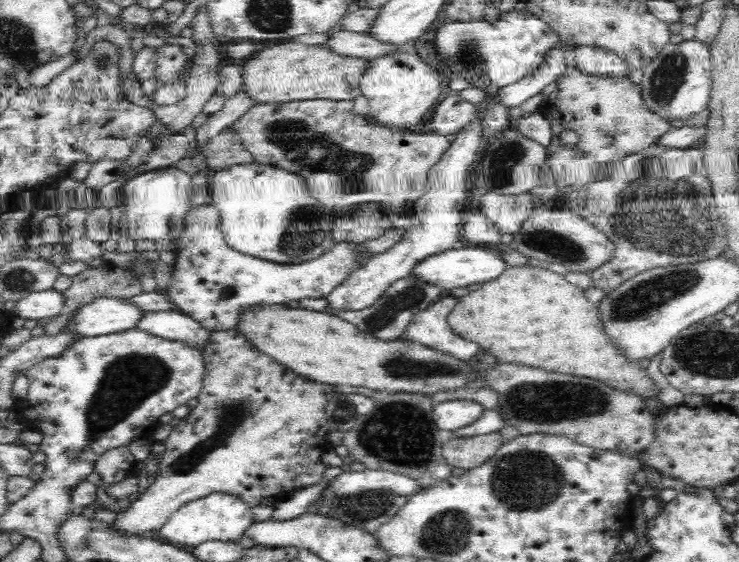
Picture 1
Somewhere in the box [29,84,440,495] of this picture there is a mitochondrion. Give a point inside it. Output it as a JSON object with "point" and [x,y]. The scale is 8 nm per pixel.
{"point":[131,379]}

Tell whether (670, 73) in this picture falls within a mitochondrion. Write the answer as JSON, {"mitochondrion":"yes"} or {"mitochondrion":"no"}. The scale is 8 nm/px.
{"mitochondrion":"yes"}

